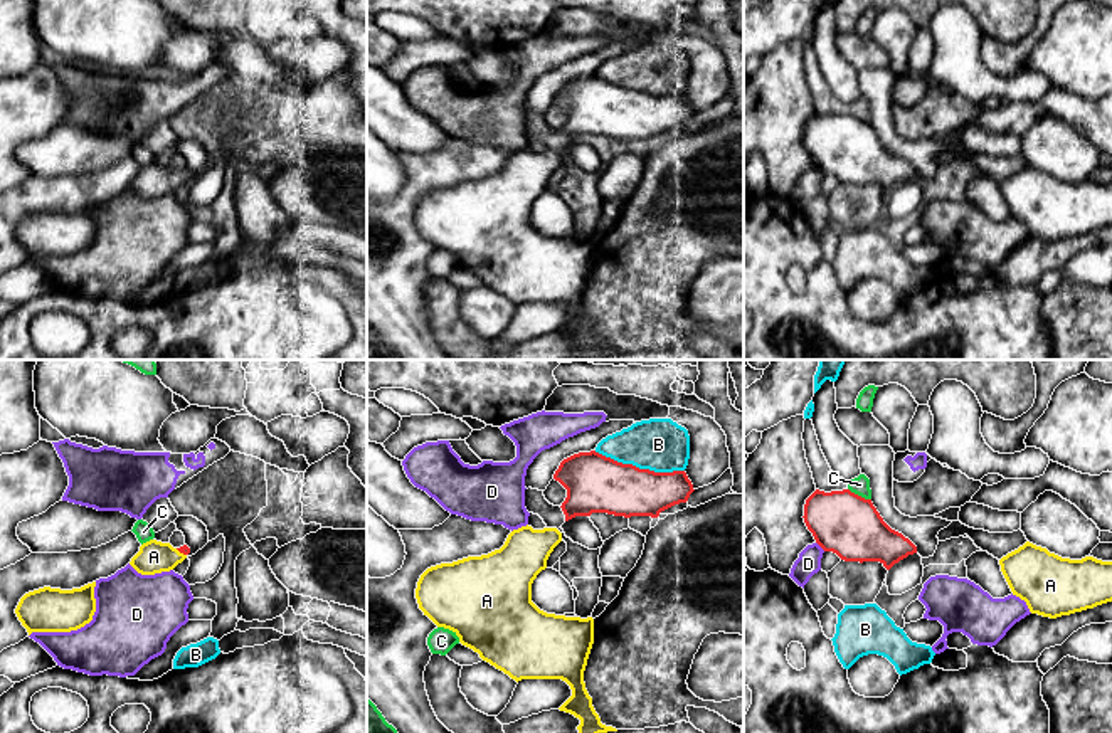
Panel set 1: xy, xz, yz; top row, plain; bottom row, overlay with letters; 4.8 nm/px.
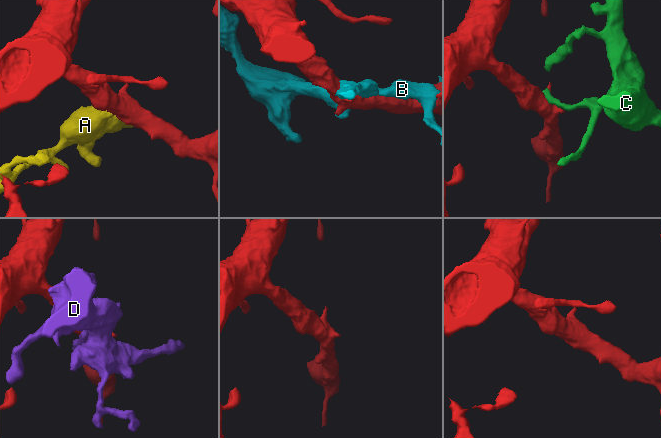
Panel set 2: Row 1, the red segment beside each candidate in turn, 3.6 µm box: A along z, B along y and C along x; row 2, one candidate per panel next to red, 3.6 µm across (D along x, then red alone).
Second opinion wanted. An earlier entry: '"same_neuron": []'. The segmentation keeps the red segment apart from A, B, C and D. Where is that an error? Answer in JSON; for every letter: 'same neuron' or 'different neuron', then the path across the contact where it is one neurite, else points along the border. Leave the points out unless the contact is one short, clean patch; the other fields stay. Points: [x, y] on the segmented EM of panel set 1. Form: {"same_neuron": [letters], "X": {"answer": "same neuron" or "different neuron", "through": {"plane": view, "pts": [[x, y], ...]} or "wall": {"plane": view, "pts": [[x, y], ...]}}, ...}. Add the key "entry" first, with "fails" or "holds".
{"entry": "fails", "same_neuron": ["A"], "A": {"answer": "same neuron", "through": {"plane": "xy", "pts": [[185, 550], [180, 552], [172, 557], [153, 557]]}}, "B": {"answer": "different neuron"}, "C": {"answer": "different neuron"}, "D": {"answer": "different neuron"}}

